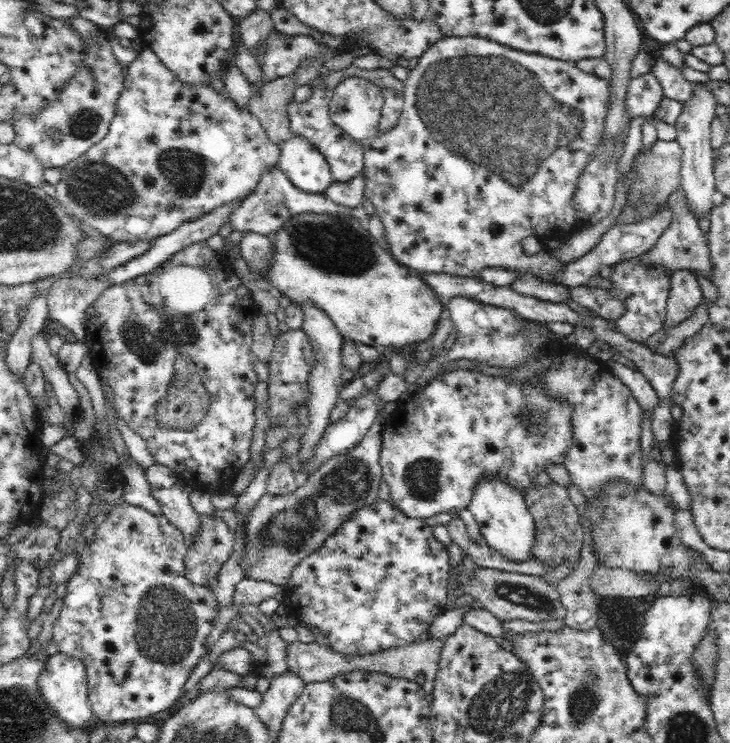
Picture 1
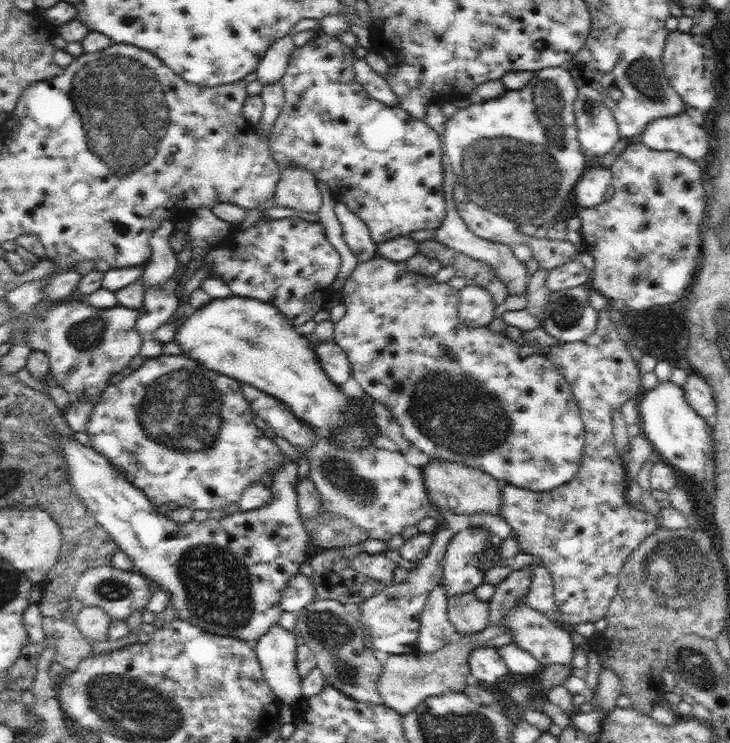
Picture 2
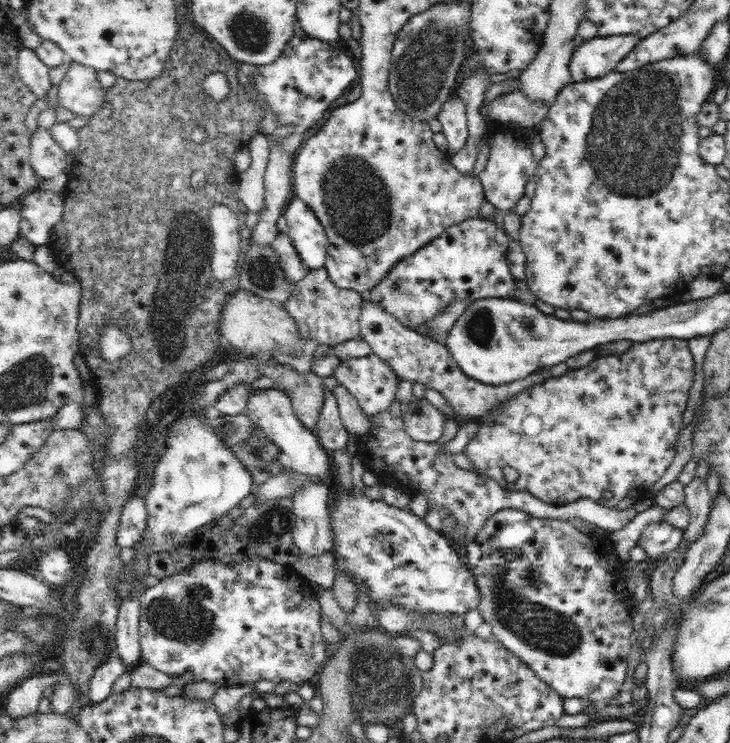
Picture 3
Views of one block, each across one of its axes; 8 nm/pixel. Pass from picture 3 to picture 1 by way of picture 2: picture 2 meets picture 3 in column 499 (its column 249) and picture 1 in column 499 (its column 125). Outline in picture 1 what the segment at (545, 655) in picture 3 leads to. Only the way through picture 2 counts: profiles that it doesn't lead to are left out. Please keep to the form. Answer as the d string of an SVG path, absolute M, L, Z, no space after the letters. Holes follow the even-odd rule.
M482 478L478 480L476 492L472 494L472 502L468 506L472 516L476 518L484 542L494 548L498 554L502 554L510 562L526 562L528 558L534 558L534 538L536 538L536 520L524 500L524 494L520 494L512 484L500 482L500 478Z

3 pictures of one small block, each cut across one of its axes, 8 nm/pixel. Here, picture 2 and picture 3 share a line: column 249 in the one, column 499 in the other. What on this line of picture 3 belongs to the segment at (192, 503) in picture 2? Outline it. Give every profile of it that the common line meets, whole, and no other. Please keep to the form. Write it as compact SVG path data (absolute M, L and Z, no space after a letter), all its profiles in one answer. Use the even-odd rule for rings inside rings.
M656 338L656 340L648 340L648 342L634 342L628 348L628 352L624 352L622 356L616 356L616 354L604 356L604 358L596 356L596 360L590 362L586 368L568 370L560 378L548 376L548 380L544 380L542 384L534 384L532 388L520 392L518 396L514 396L512 400L502 404L496 412L488 412L488 416L484 416L482 420L476 420L476 424L480 424L480 432L470 440L464 454L478 468L478 474L490 476L502 488L526 490L548 504L566 506L566 504L572 504L578 500L594 500L606 508L616 508L622 498L632 498L634 502L640 502L640 498L644 498L654 488L654 484L666 474L666 470L674 462L676 444L678 444L678 438L684 428L684 410L686 410L686 402L688 402L688 392L690 392L694 378L696 378L696 362L694 362L694 354L690 352L690 340L678 340L678 338L660 338L658 340ZM506 466L510 466L518 472L518 480L514 484L506 482L506 478L502 474Z

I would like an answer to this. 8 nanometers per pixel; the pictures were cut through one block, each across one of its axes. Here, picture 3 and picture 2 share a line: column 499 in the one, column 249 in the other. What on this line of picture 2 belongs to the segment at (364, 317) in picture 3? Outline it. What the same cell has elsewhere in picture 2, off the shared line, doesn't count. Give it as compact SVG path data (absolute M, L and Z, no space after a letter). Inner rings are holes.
M241 384L243 396L249 402L253 416L261 418L269 430L277 436L285 438L297 450L303 446L311 446L309 450L309 480L321 494L321 502L325 510L331 510L339 516L345 516L367 532L369 538L389 540L393 534L401 534L401 530L409 524L417 524L427 516L427 510L433 506L427 496L427 488L423 482L423 468L415 468L405 462L405 456L395 448L367 448L361 452L345 452L333 440L327 440L325 434L307 428L305 422L297 420L297 416L289 410L287 404L273 398L267 392L257 390L255 386Z

